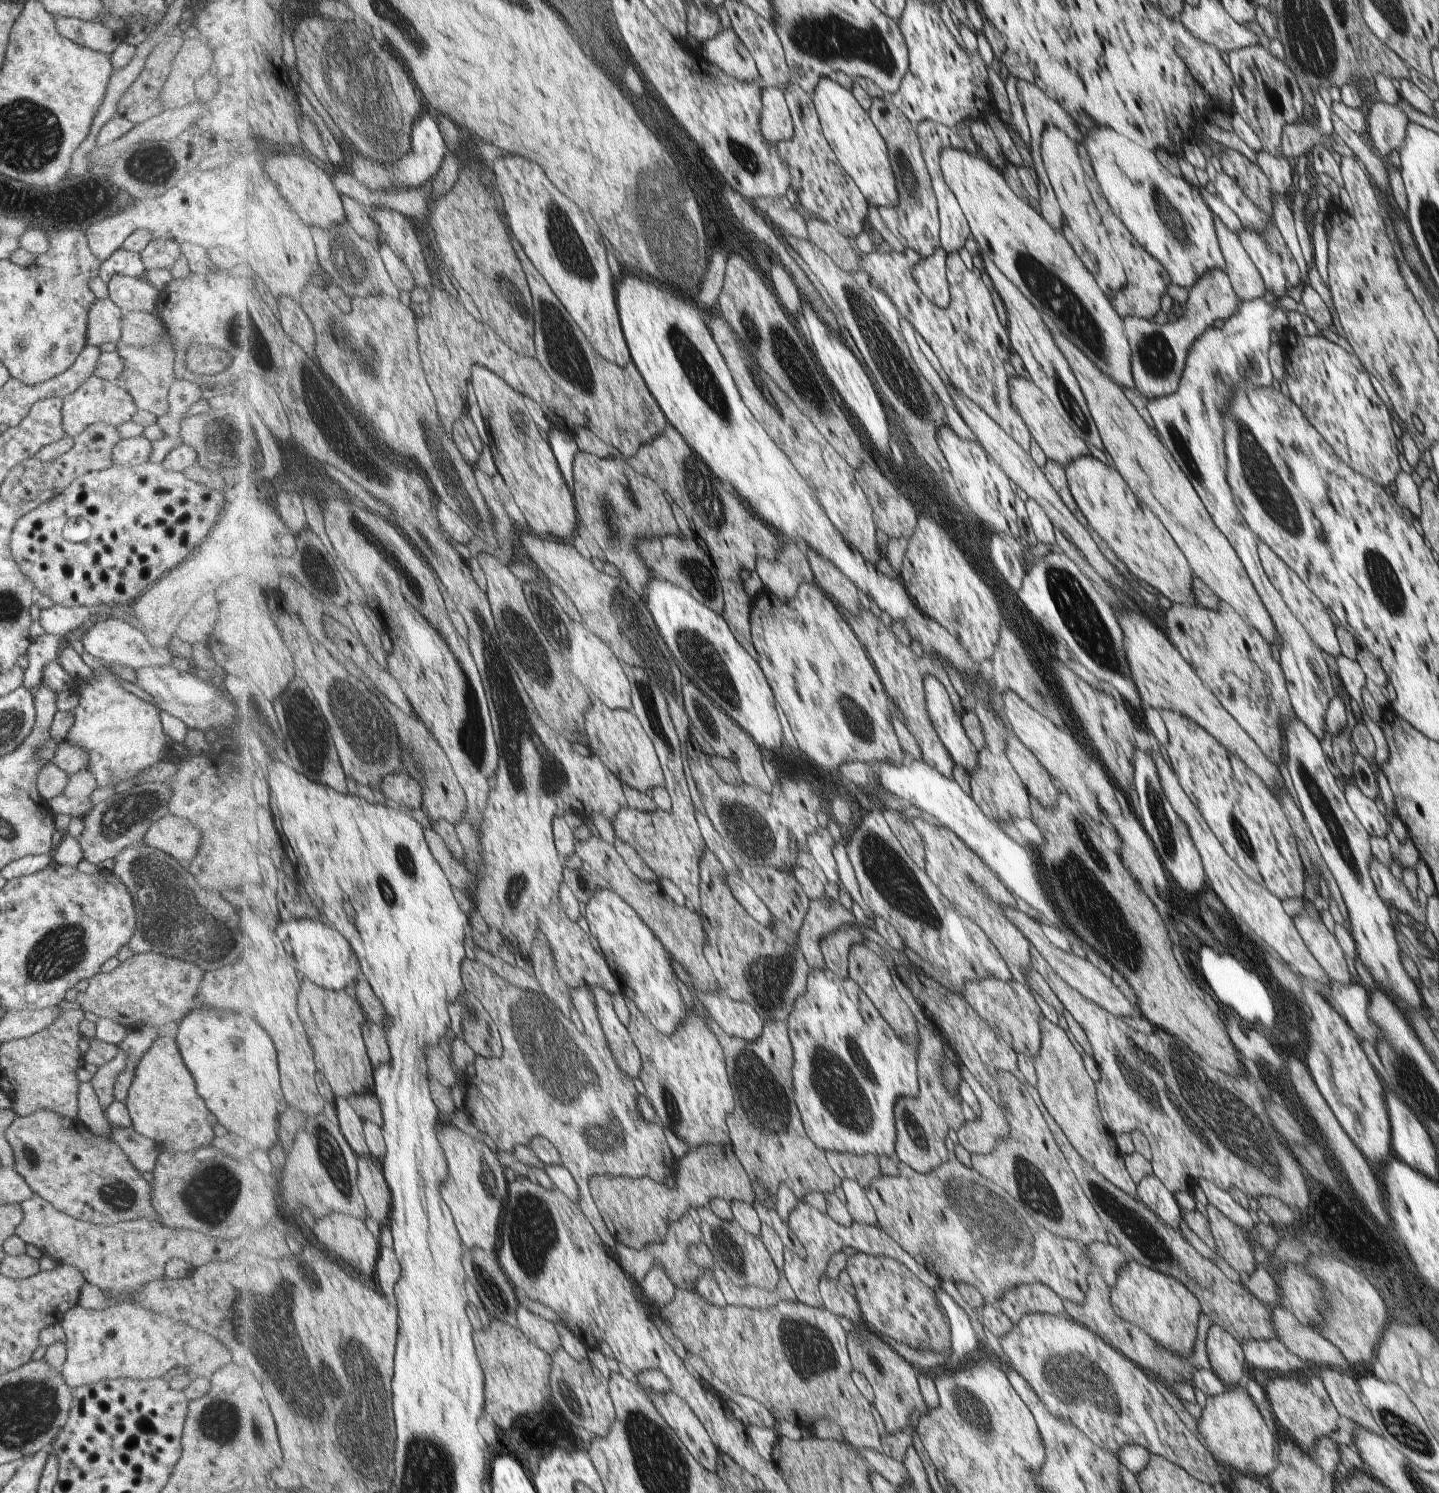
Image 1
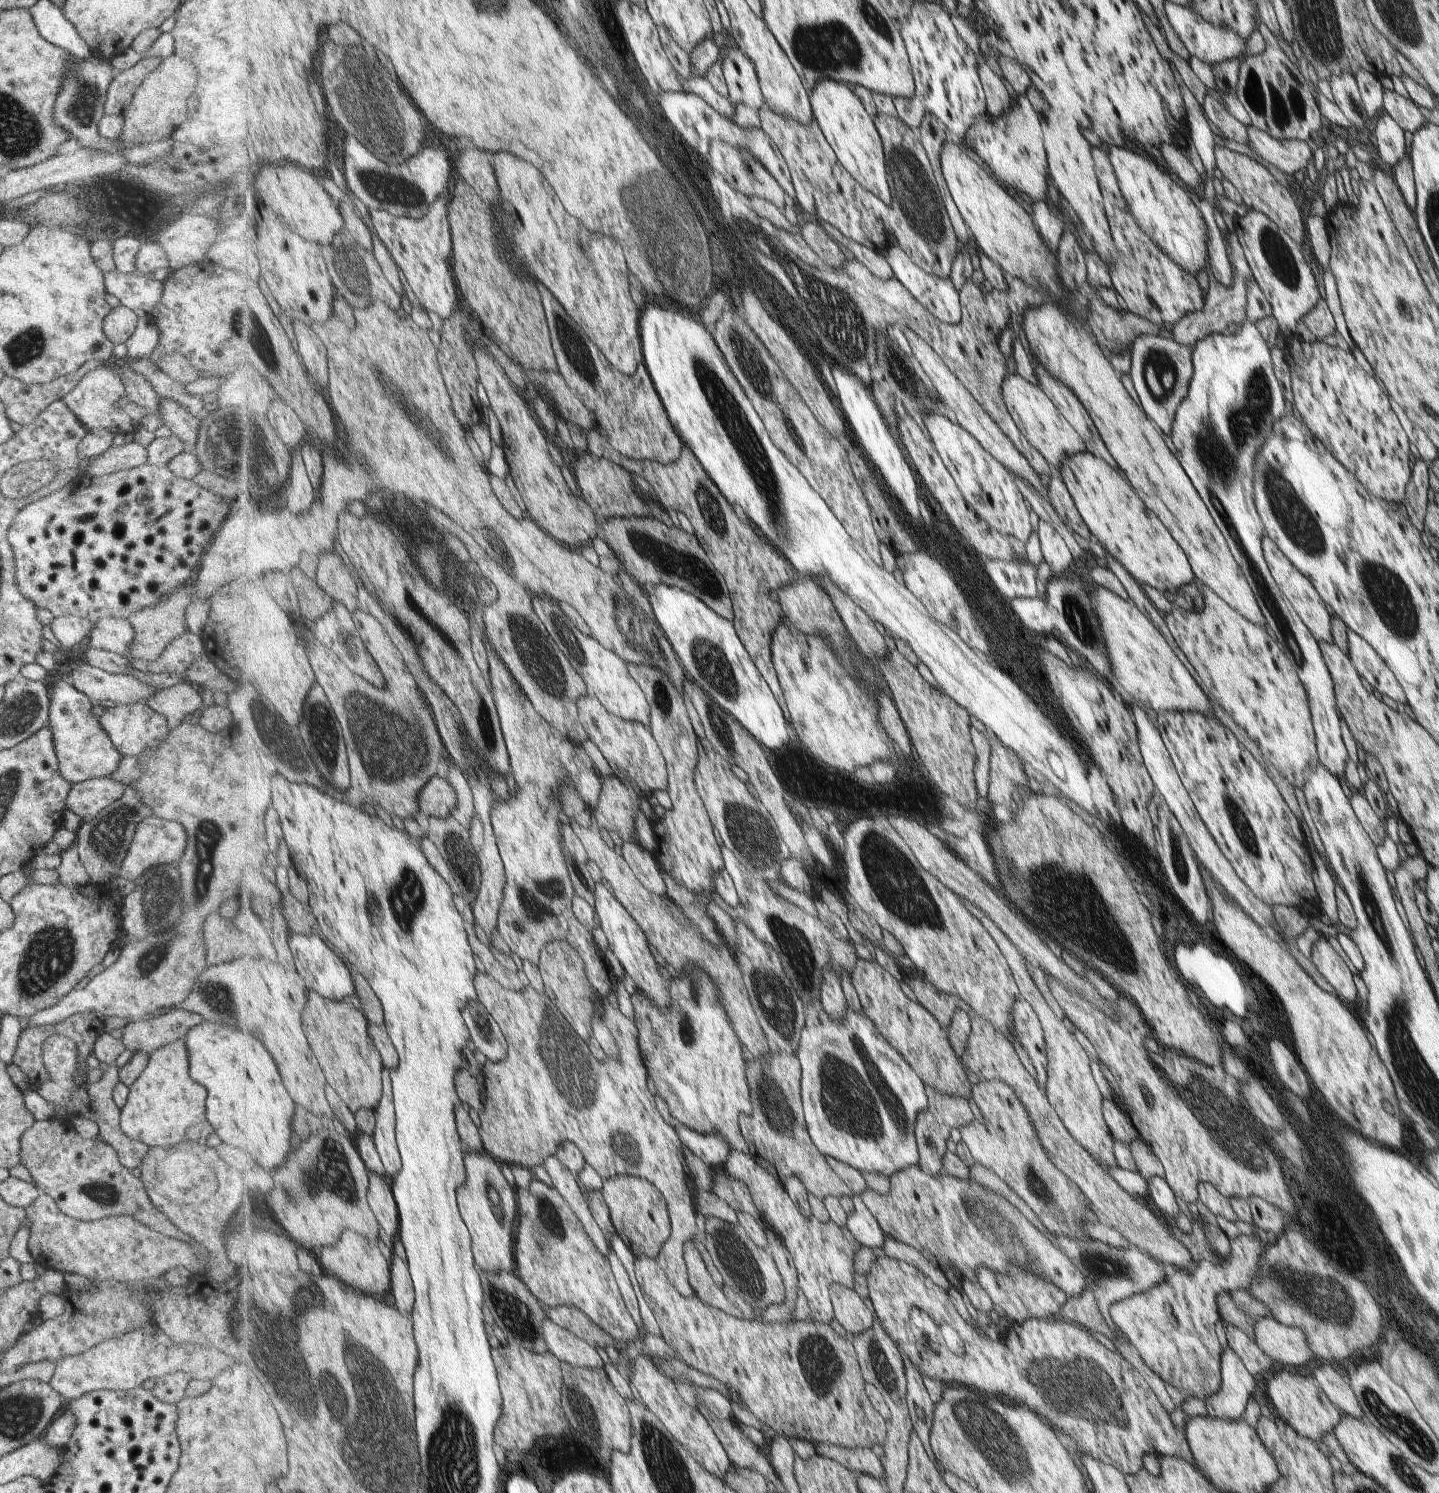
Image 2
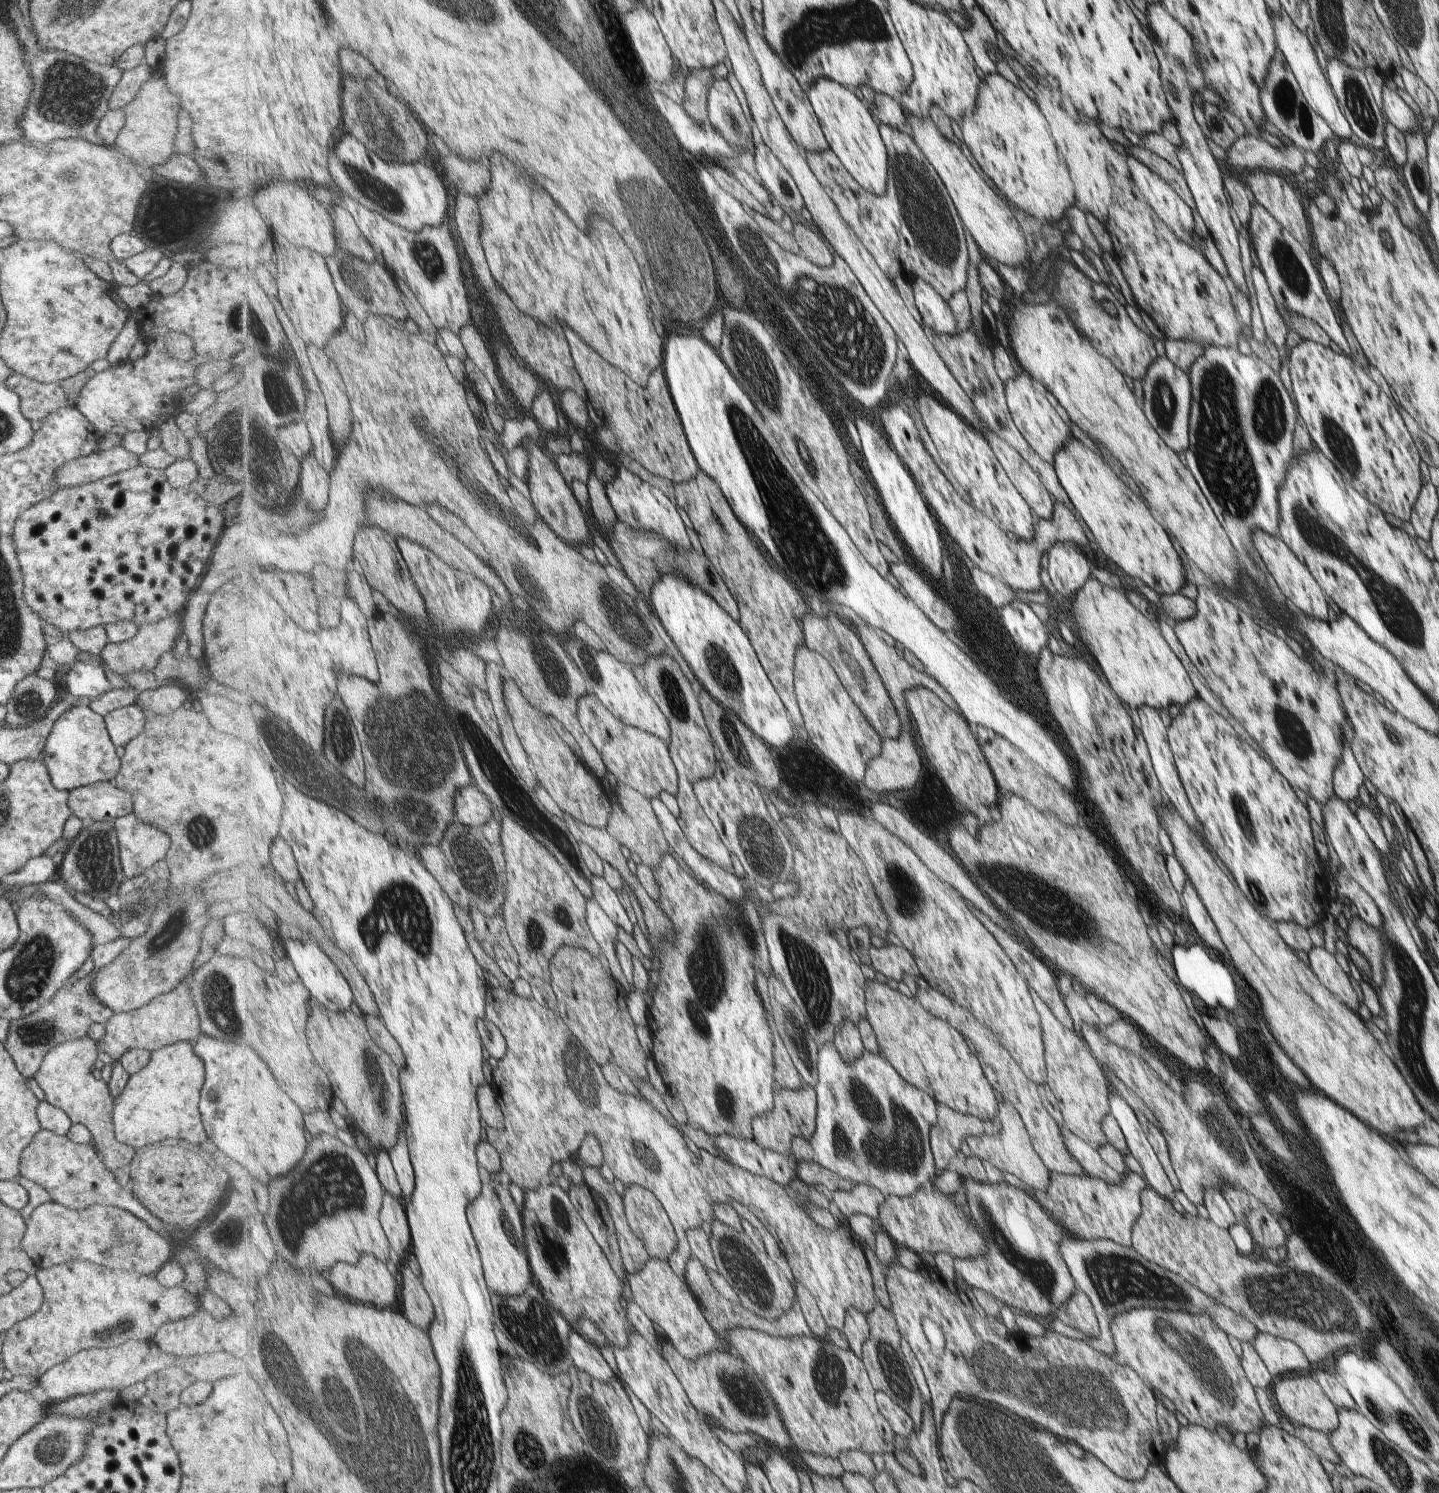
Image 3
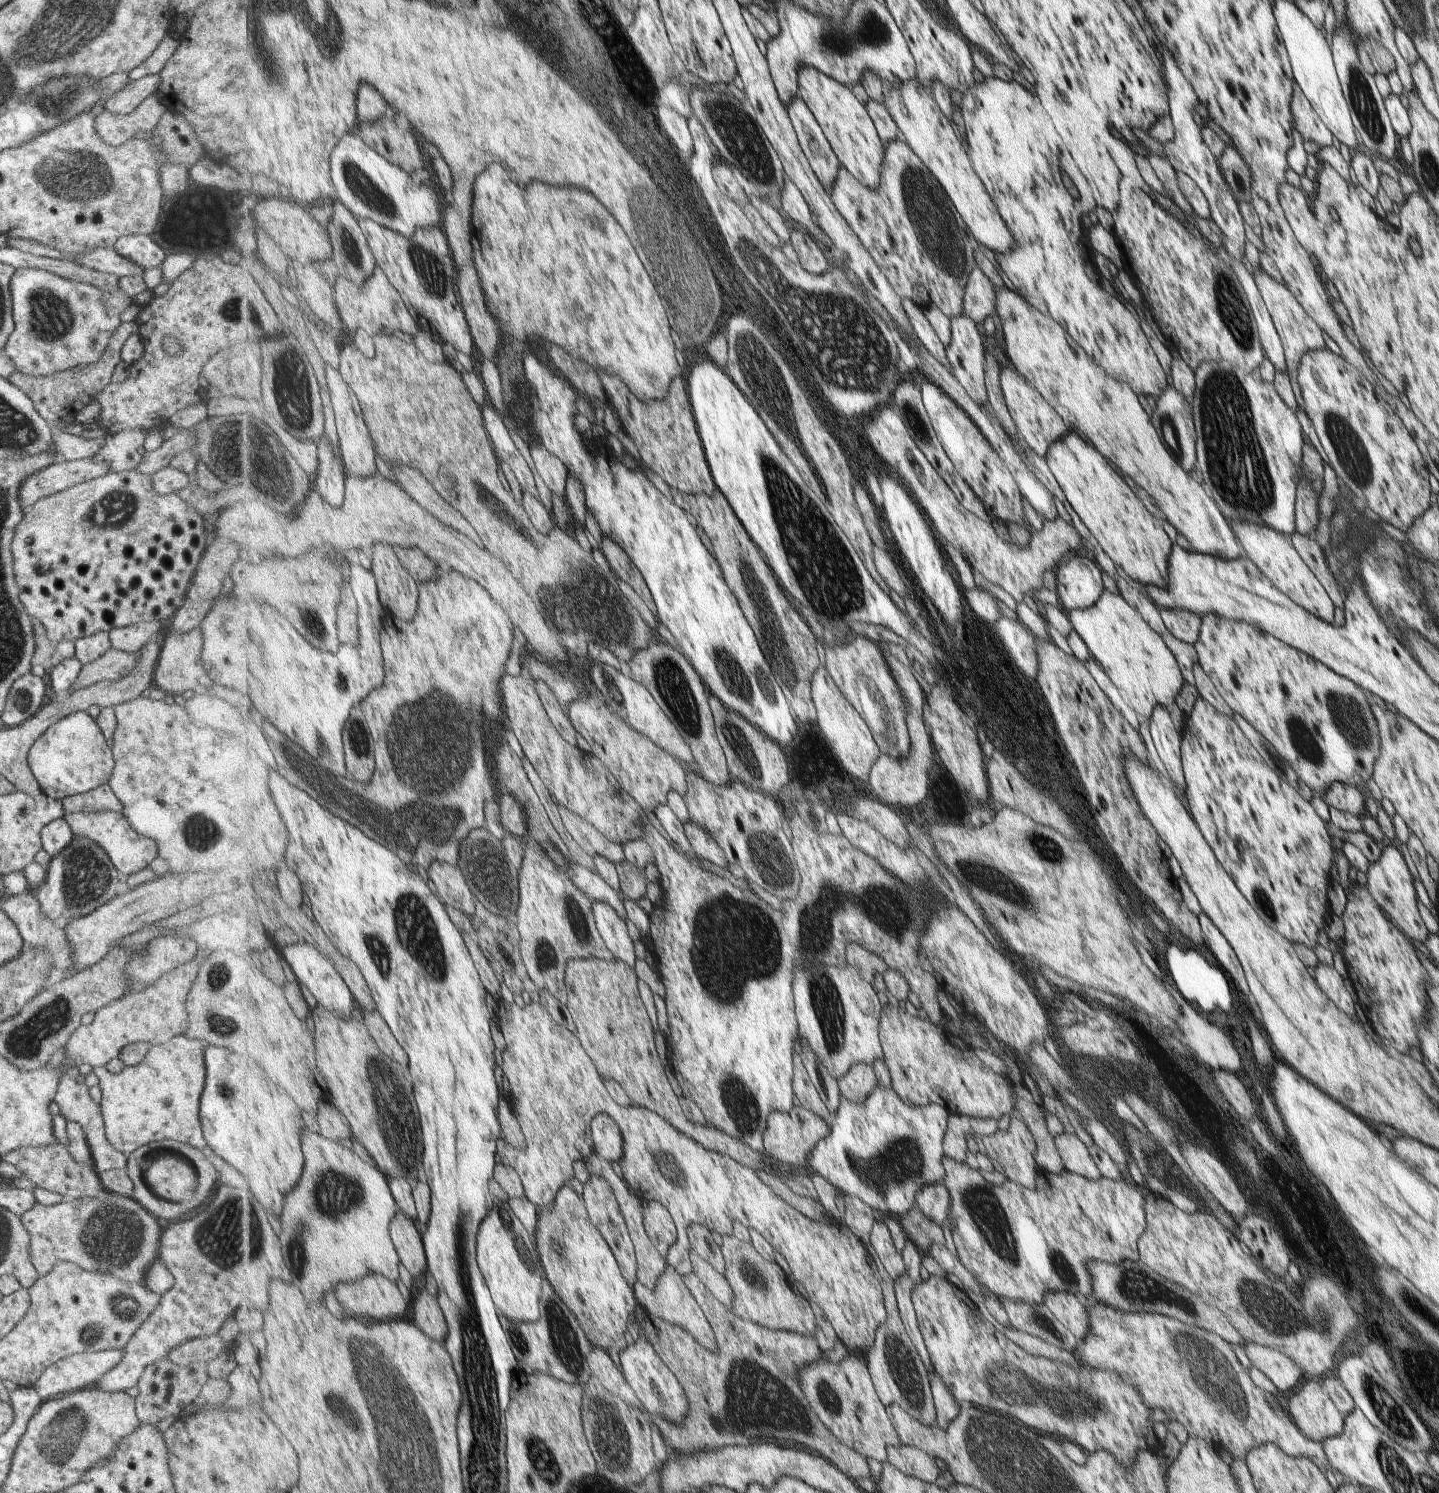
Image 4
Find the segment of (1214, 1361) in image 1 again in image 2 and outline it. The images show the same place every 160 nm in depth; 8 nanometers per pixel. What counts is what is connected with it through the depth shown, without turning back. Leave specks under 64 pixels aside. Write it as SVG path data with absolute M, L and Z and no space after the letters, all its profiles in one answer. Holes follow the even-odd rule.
M1227 1346L1222 1355L1222 1387L1215 1396L1204 1400L1207 1416L1238 1421L1249 1396L1258 1393L1255 1380Z

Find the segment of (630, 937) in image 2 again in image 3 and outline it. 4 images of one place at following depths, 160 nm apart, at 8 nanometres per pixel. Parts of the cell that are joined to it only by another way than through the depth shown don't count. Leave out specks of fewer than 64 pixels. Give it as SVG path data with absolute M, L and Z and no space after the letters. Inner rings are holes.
M593 876L591 879L594 897L601 903L605 912L627 933L633 932L633 921L619 898L619 894L603 877Z

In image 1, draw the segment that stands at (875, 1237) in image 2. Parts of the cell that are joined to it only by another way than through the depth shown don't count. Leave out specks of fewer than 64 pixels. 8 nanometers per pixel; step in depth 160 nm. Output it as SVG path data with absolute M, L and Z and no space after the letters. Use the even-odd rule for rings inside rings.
M845 1178L843 1190L848 1198L848 1209L855 1221L862 1225L878 1226L878 1214L867 1196L866 1189L857 1181Z

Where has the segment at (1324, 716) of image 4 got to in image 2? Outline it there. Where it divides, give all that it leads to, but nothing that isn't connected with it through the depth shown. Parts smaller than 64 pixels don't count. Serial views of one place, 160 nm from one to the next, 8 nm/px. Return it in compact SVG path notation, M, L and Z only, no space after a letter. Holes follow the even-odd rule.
M1193 580L1193 584L1201 593L1203 606L1199 612L1189 612L1173 606L1171 612L1162 615L1173 640L1177 641L1185 656L1196 668L1197 674L1205 682L1211 700L1215 700L1231 720L1245 730L1247 736L1255 742L1261 754L1285 780L1293 787L1302 789L1305 784L1307 770L1318 762L1317 740L1314 737L1310 706L1304 684L1298 679L1292 661L1280 646L1275 644L1269 634L1253 626L1244 616L1217 596L1208 586Z

